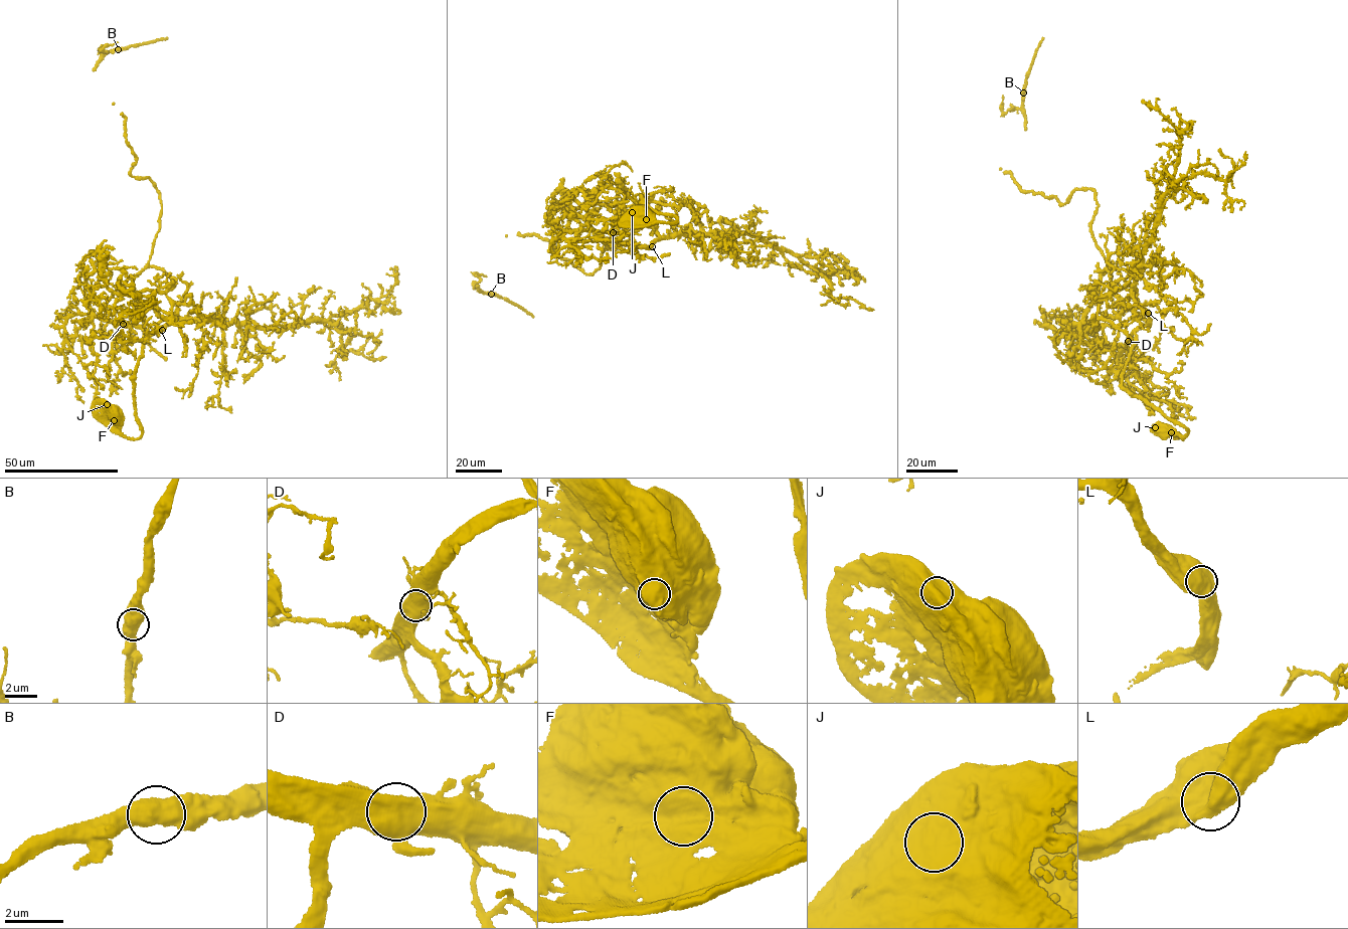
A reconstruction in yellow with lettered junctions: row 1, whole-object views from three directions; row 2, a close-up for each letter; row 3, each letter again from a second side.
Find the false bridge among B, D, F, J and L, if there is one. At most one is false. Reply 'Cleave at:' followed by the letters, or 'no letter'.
Cleave at: no letter

